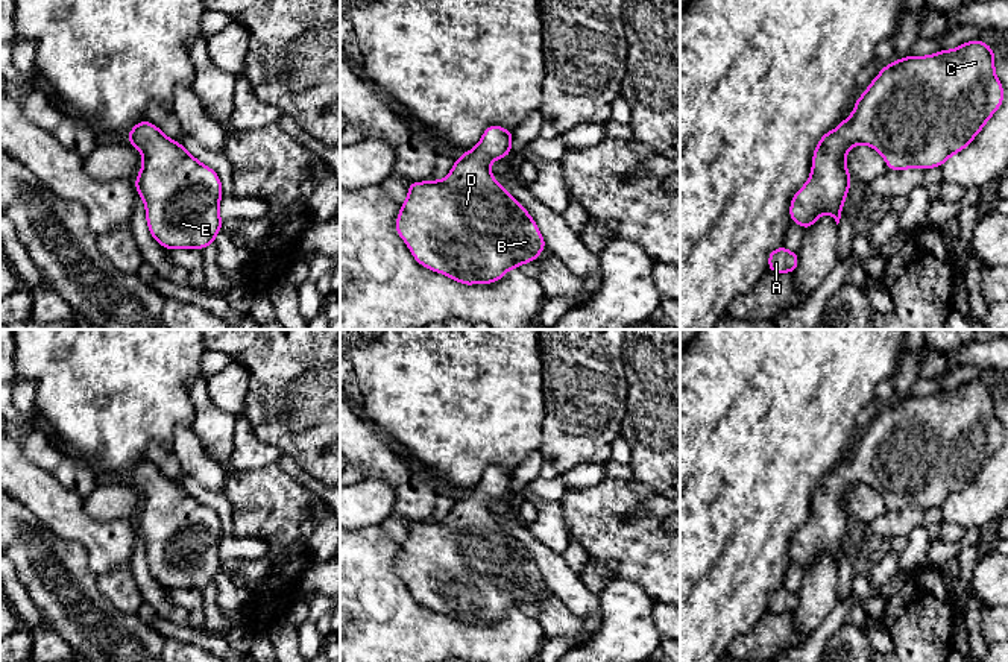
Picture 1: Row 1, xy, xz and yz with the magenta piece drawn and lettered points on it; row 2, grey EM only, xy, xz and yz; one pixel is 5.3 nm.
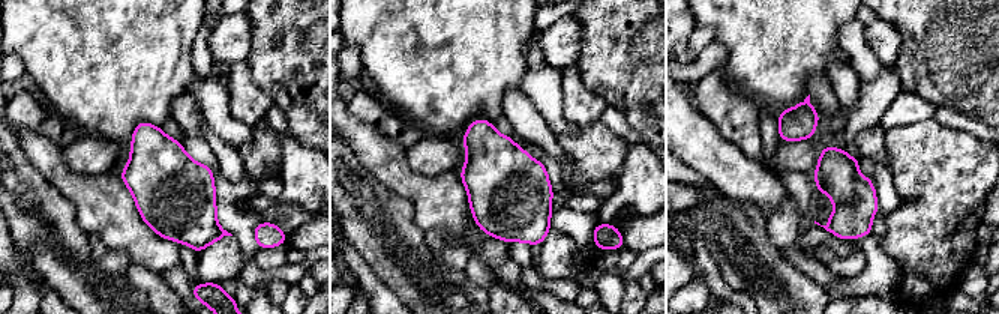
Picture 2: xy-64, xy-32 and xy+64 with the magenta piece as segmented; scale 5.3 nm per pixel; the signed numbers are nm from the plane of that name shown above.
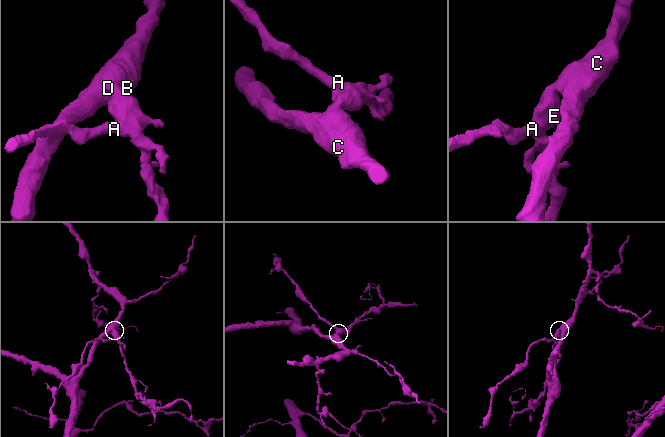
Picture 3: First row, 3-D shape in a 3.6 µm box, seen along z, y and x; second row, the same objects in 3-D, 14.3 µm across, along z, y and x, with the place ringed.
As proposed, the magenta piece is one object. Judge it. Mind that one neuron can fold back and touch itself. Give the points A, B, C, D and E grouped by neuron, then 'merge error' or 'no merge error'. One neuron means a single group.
A B C D E | no merge error

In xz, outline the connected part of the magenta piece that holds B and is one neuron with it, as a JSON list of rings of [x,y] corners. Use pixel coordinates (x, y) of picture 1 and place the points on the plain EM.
[[[484,469],[480,483],[455,500],[443,521],[408,522],[408,537],[396,557],[396,574],[414,600],[466,626],[493,624],[507,610],[534,603],[547,583],[530,553],[502,528],[490,512],[493,500],[510,496],[513,471]]]

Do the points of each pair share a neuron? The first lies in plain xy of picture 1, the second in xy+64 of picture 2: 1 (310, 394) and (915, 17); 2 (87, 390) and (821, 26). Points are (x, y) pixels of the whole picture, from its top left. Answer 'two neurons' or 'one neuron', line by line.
1: one neuron
2: one neuron

